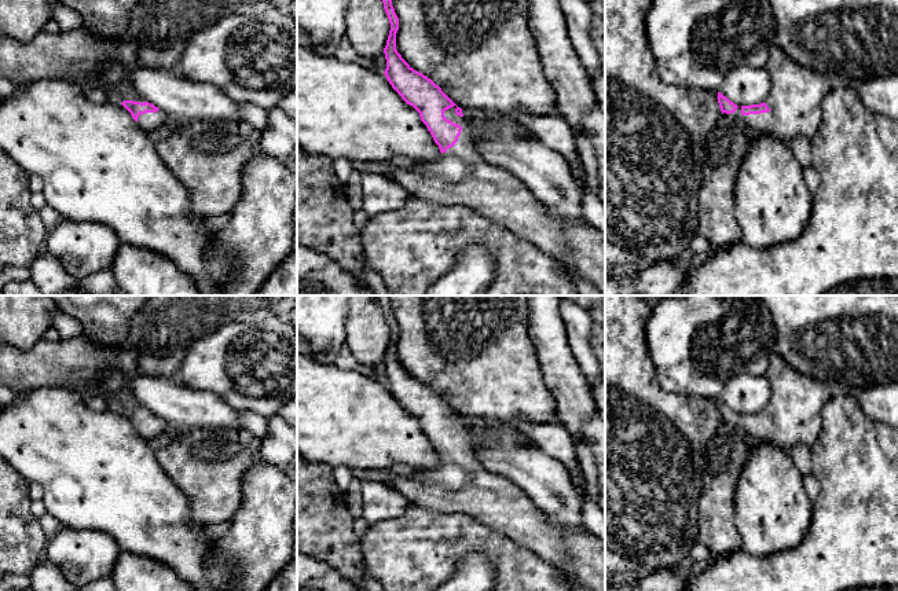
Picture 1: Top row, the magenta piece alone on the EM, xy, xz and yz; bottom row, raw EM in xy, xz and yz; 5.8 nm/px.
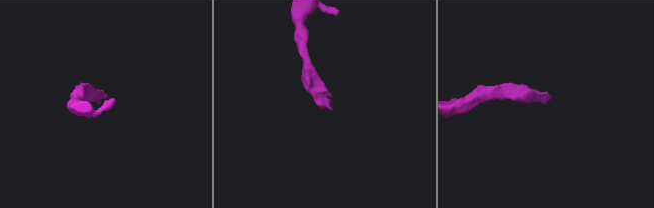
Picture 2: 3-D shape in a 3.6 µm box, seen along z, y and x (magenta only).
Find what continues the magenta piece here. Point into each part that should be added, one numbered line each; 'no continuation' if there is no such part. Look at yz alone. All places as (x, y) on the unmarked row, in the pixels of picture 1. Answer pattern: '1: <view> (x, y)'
1: yz (796, 400)

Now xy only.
1: xy (149, 429)

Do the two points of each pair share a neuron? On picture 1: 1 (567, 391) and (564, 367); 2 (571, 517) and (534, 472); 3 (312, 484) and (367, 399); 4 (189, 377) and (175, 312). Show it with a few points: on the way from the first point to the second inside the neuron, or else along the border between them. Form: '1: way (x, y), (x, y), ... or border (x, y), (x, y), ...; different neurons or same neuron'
1: way (567, 385), (564, 373); same neuron
2: way (560, 506), (550, 495), (550, 488), (545, 483); same neuron
3: border (311, 462), (330, 467); different neurons
4: border (206, 334), (191, 344), (176, 374); different neurons

